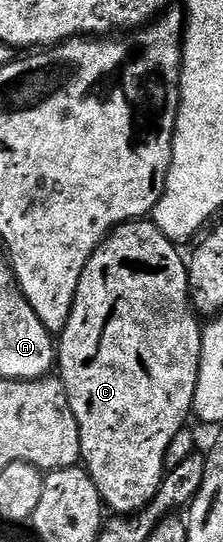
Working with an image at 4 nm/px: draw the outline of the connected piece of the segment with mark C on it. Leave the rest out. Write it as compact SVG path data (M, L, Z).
M139 219L136 221L127 221L126 224L118 226L110 232L110 236L103 240L99 245L98 250L92 255L92 259L88 259L88 263L84 267L84 271L80 275L80 283L76 287L76 299L72 303L72 315L68 315L68 323L64 327L64 331L60 335L60 340L57 342L57 362L56 369L60 374L62 386L66 388L68 395L68 403L72 407L72 415L76 415L76 423L80 427L80 447L82 448L81 464L84 466L86 474L92 479L92 483L96 483L96 491L100 491L102 496L102 504L107 510L111 509L111 514L114 515L133 515L139 513L140 510L146 508L147 505L153 501L158 493L158 488L162 485L162 479L167 472L166 467L166 452L168 451L168 443L172 443L172 439L180 430L187 428L188 422L191 420L193 414L193 396L196 395L197 375L200 371L201 365L201 343L203 326L198 323L196 310L190 299L190 274L188 272L187 262L184 257L178 254L179 246L175 242L170 241L158 228L155 227L153 220Z

